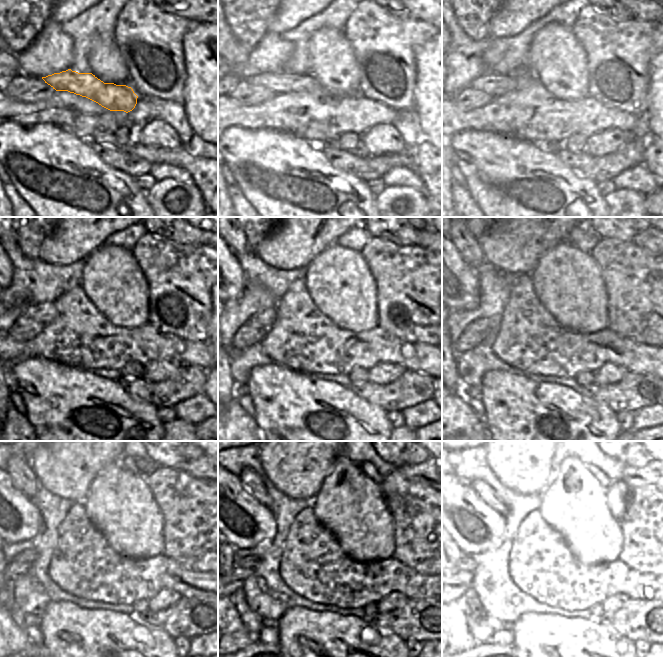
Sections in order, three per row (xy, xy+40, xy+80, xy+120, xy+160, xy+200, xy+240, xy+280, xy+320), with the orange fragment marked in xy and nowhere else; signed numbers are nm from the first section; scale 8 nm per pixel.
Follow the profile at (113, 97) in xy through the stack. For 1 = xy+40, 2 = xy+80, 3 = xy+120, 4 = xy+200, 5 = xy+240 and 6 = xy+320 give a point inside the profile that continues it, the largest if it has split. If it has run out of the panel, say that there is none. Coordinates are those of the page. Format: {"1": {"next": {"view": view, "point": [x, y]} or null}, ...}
{"1": {"next": {"view": "xy+40", "point": [284, 81]}}, "2": {"next": {"view": "xy+80", "point": [493, 84]}}, "3": {"next": {"view": "xy+120", "point": [43, 313]}}, "4": {"next": {"view": "xy+200", "point": [480, 326]}}, "5": {"next": {"view": "xy+240", "point": [27, 556]}}, "6": {"next": {"view": "xy+320", "point": [466, 563]}}}

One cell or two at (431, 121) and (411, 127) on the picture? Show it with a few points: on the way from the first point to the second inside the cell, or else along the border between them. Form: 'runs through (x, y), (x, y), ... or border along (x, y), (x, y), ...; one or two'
border along (412, 109), (418, 118), (418, 125), (423, 136); two

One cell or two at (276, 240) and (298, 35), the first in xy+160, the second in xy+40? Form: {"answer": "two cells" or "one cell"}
{"answer": "two cells"}

